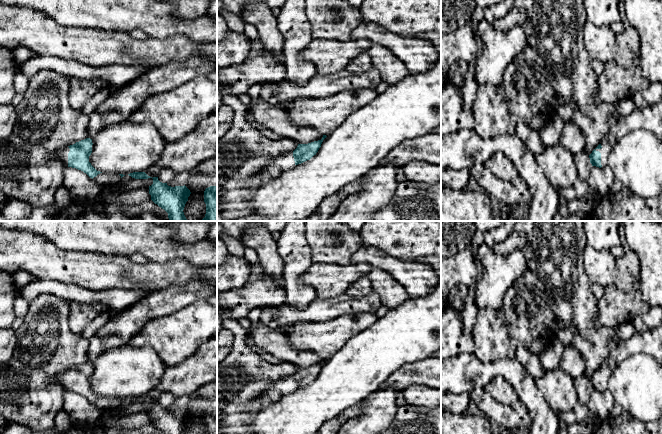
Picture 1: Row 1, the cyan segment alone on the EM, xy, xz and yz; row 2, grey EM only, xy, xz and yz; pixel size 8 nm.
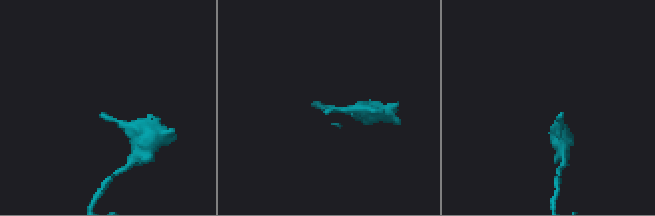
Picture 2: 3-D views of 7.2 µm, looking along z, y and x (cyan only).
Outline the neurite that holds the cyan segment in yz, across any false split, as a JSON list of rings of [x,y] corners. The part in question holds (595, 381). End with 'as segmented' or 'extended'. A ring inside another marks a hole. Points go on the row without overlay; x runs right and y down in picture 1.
[[[662,326],[648,329],[643,333],[635,332],[630,339],[620,341],[612,357],[606,359],[589,379],[592,390],[606,390],[614,363],[637,353],[648,354],[662,364]]]; extended

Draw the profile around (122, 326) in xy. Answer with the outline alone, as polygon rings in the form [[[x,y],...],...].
[[[193,279],[145,295],[132,306],[111,314],[108,322],[90,339],[88,362],[93,363],[109,349],[124,346],[149,321],[172,314],[197,300],[217,294],[217,286]]]

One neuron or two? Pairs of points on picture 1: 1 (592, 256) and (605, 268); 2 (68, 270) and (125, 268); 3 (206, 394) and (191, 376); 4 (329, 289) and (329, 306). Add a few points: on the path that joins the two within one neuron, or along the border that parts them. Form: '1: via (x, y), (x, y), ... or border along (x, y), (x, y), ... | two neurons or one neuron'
1: via (595, 259), (602, 266) | one neuron
2: via (82, 270), (111, 270) | one neuron
3: border along (206, 383), (193, 393) | two neurons
4: border along (344, 293), (328, 298), (317, 298) | two neurons

